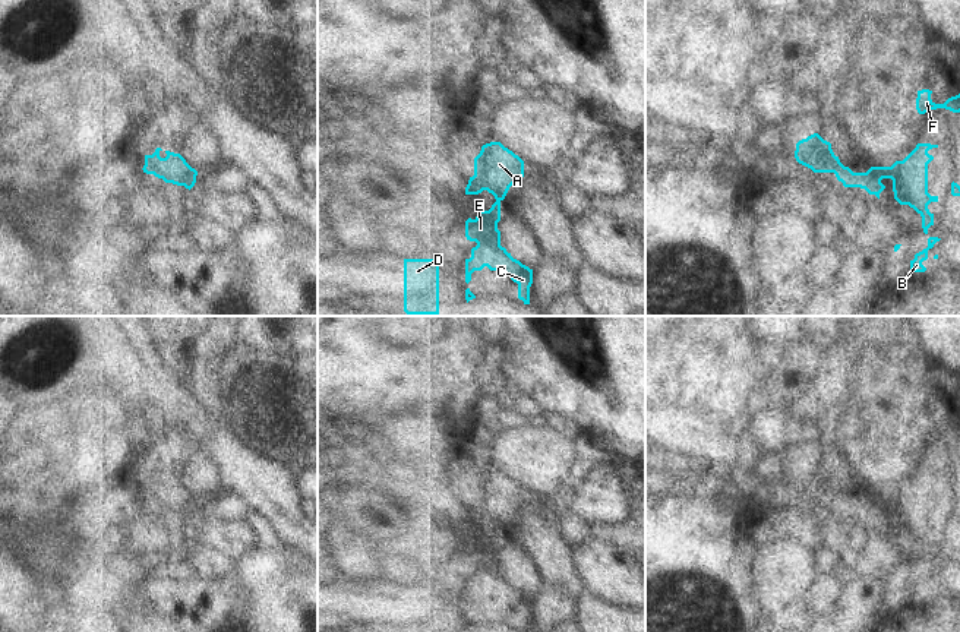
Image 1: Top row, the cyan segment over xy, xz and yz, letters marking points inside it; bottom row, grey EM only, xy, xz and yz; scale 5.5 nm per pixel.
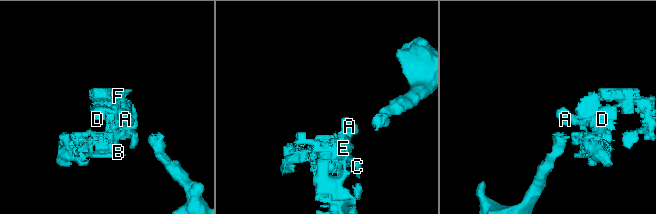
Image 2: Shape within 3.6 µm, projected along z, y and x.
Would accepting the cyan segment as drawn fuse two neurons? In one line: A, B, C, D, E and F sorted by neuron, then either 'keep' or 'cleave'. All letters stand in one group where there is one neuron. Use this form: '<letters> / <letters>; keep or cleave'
A / B C D E F; cleave

